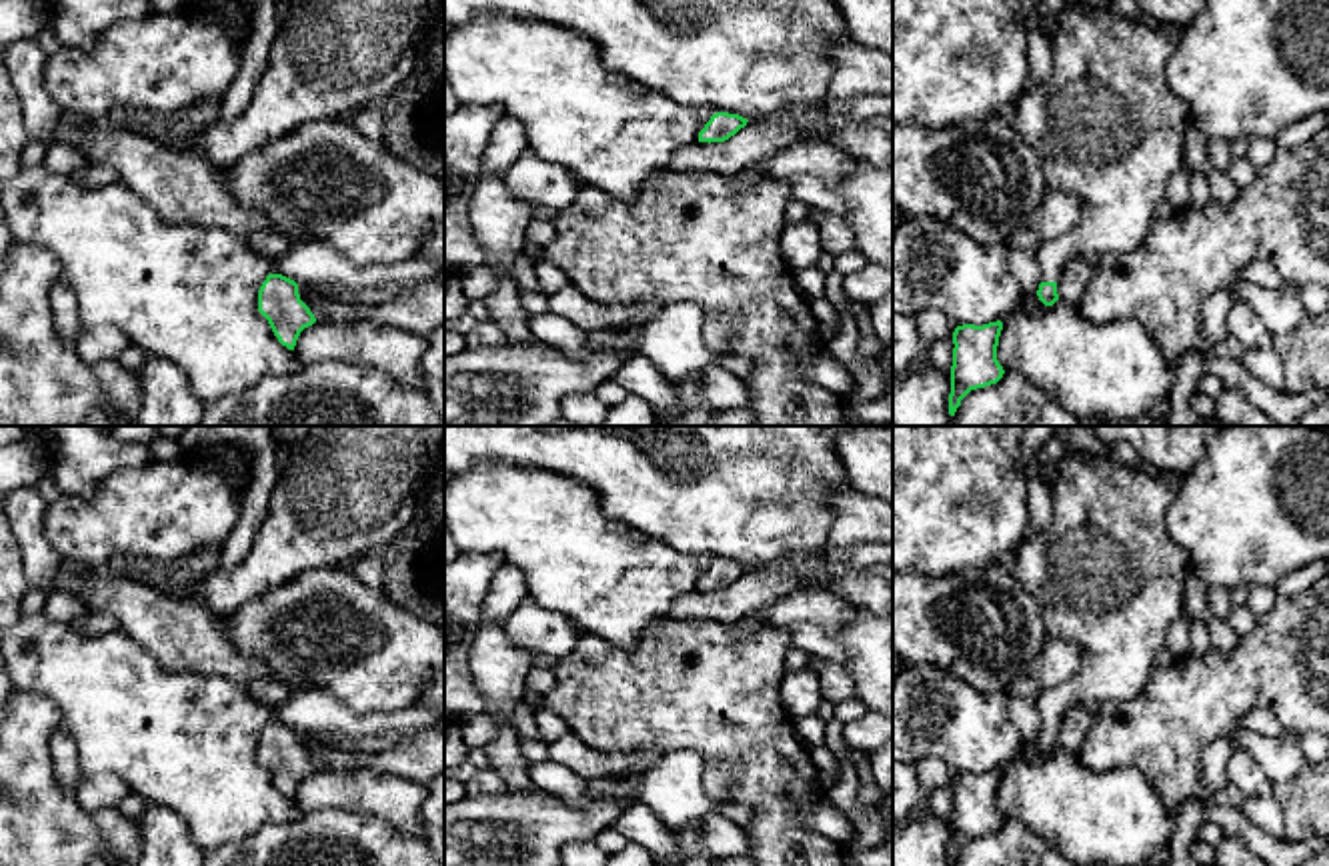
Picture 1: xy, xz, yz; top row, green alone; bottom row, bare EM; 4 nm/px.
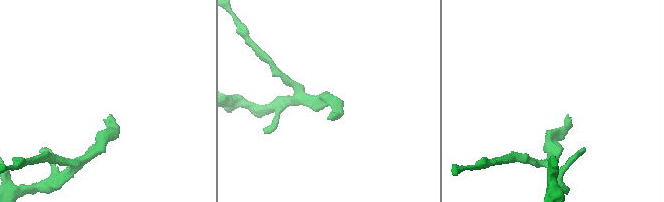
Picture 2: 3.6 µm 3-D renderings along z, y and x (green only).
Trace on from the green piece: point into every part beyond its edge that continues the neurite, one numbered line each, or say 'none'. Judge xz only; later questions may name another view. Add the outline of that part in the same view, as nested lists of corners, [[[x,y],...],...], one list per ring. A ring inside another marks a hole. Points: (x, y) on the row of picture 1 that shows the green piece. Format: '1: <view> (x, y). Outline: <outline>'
none

